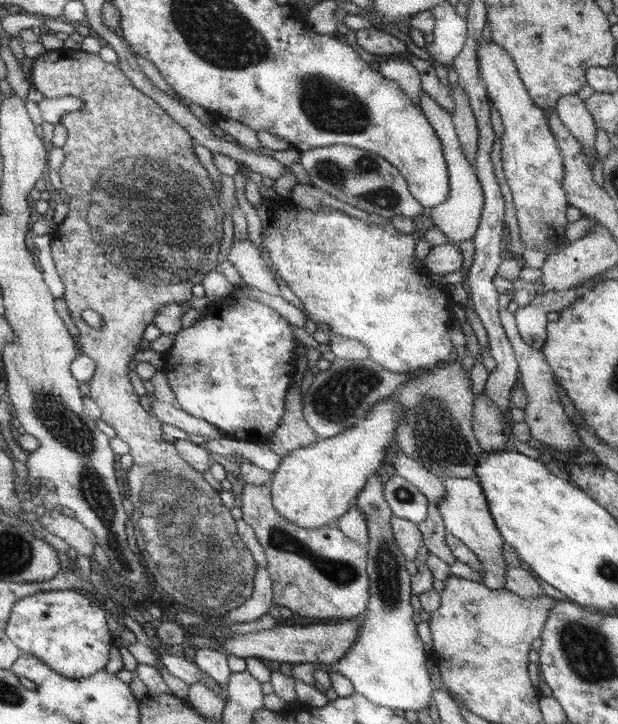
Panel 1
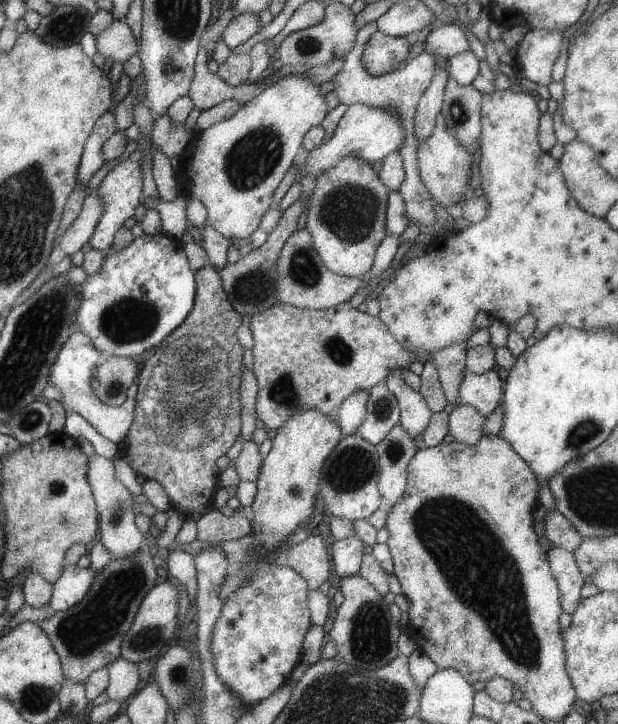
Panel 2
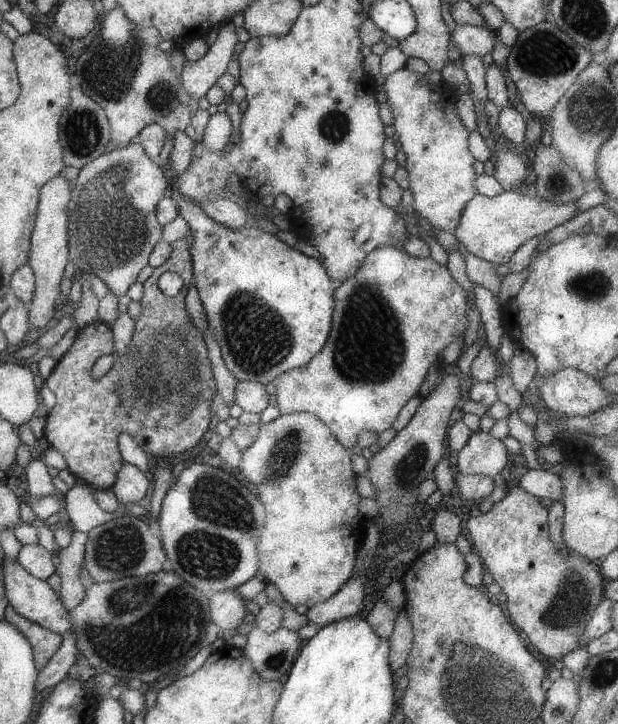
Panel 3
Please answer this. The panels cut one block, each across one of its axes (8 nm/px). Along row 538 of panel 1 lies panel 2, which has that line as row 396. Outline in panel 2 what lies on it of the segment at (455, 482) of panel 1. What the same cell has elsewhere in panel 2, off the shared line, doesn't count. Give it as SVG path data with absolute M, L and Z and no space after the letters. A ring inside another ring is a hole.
M487 370L484 374L465 374L457 388L457 404L473 406L475 412L483 418L495 411L500 404L503 383L493 370Z

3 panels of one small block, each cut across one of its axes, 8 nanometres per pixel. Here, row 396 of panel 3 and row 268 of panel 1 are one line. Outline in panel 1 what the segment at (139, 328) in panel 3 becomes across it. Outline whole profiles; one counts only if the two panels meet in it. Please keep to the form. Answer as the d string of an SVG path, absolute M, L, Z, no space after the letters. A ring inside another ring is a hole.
M65 48L53 50L53 52L45 52L35 59L32 82L33 86L41 92L45 99L57 98L58 96L74 96L82 102L77 110L65 113L60 120L60 123L63 124L67 132L67 138L62 146L64 161L61 163L58 175L63 186L63 192L67 194L69 202L67 204L68 214L64 218L64 221L54 228L50 240L50 251L55 272L59 276L61 283L65 286L62 299L65 301L65 305L67 305L71 320L75 323L75 327L79 331L79 335L75 339L77 347L80 347L81 354L90 358L95 365L93 376L88 382L89 399L95 401L97 407L99 407L101 420L107 426L113 428L115 437L127 444L128 453L132 458L132 465L128 470L128 499L132 504L132 512L129 520L131 520L132 526L134 527L133 534L137 550L139 550L138 556L144 562L147 572L155 580L155 584L157 584L158 588L161 588L158 593L160 600L163 599L163 607L165 608L163 622L171 621L176 613L186 612L186 608L191 608L193 610L192 612L197 612L196 614L202 614L207 618L216 619L221 622L222 615L241 606L251 594L254 578L249 578L247 574L253 574L255 572L255 562L253 562L252 553L241 544L241 540L239 540L240 536L237 536L238 530L235 530L235 522L229 516L227 508L219 502L219 498L217 498L218 492L215 492L215 489L211 488L205 482L204 478L201 478L199 471L189 466L181 458L176 447L167 444L167 442L163 442L161 428L159 428L161 424L155 420L155 416L149 416L141 408L141 404L137 402L137 396L135 396L133 388L129 386L129 378L127 378L127 364L129 364L131 356L139 350L139 344L142 344L139 334L143 334L145 328L153 323L153 316L156 312L165 304L181 304L181 302L189 301L193 298L191 288L194 285L199 285L211 270L217 269L217 254L222 235L221 220L223 214L218 203L218 198L215 198L215 188L211 186L211 180L209 180L207 172L203 170L203 166L193 156L193 150L191 150L191 144L193 142L187 136L188 131L184 127L181 127L179 123L173 122L170 116L164 110L161 110L161 107L157 106L157 103L153 102L148 95L137 90L127 75L124 74L124 71L119 70L116 65L101 62L97 53L85 53L81 50L74 51L73 49ZM85 309L92 310L99 315L99 318L101 318L101 326L99 328L89 328L87 324L84 324L81 318L81 311Z

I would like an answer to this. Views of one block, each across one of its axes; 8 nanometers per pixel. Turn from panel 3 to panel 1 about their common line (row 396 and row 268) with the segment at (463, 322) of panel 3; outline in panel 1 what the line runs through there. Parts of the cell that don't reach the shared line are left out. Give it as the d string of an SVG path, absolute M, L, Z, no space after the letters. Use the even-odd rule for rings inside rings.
M276 197L275 200L270 199L275 207L273 214L273 225L268 229L265 237L262 238L263 246L269 255L269 262L275 267L275 272L285 281L287 288L299 299L301 305L307 311L307 318L314 324L326 324L327 332L337 334L341 338L349 338L349 340L357 340L361 345L368 348L368 357L379 363L385 370L393 372L413 372L418 368L427 368L427 364L435 364L435 362L445 363L447 354L451 352L451 342L447 336L447 320L451 320L449 310L447 310L447 296L439 290L433 288L431 281L427 280L427 276L421 276L419 272L413 272L415 268L411 268L411 258L413 258L413 238L409 234L400 233L395 230L392 224L366 224L359 219L347 215L341 211L336 211L330 207L318 209L317 211L309 211L301 209L295 205L291 199Z

